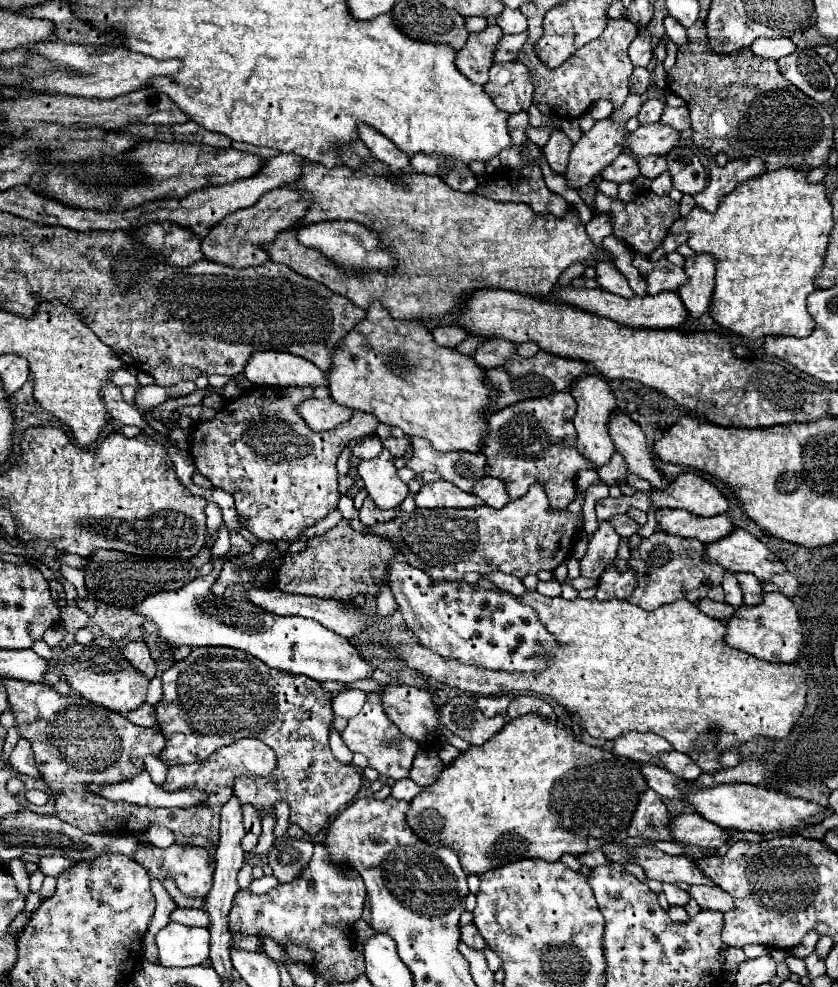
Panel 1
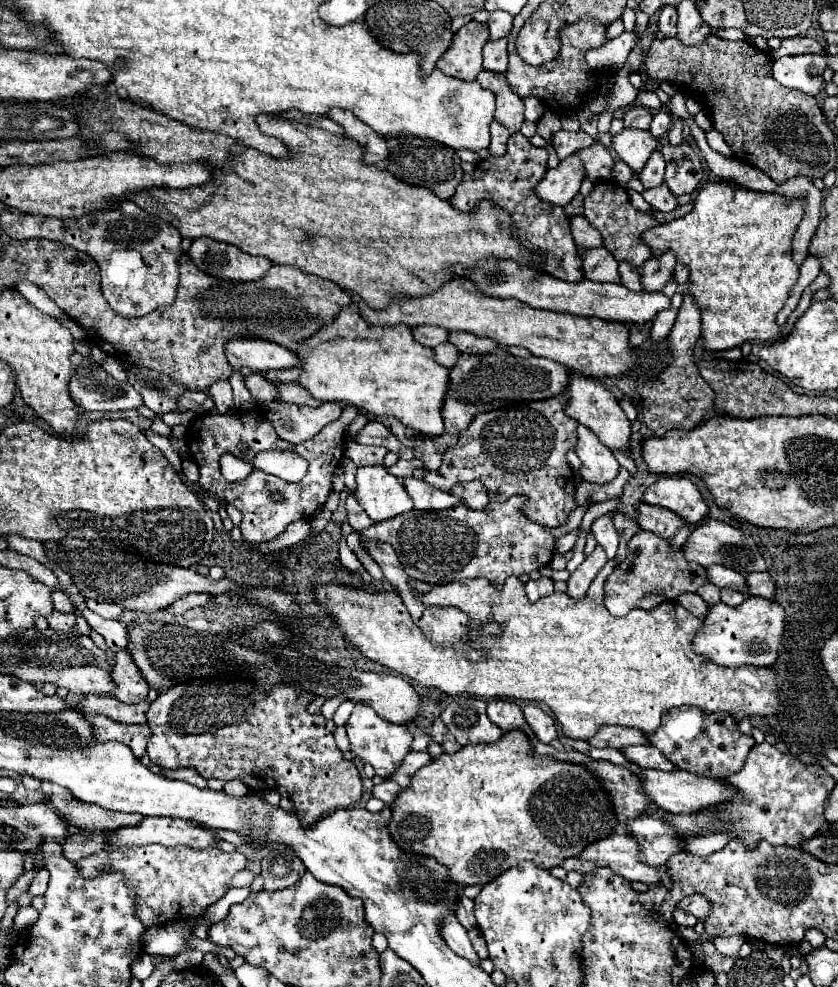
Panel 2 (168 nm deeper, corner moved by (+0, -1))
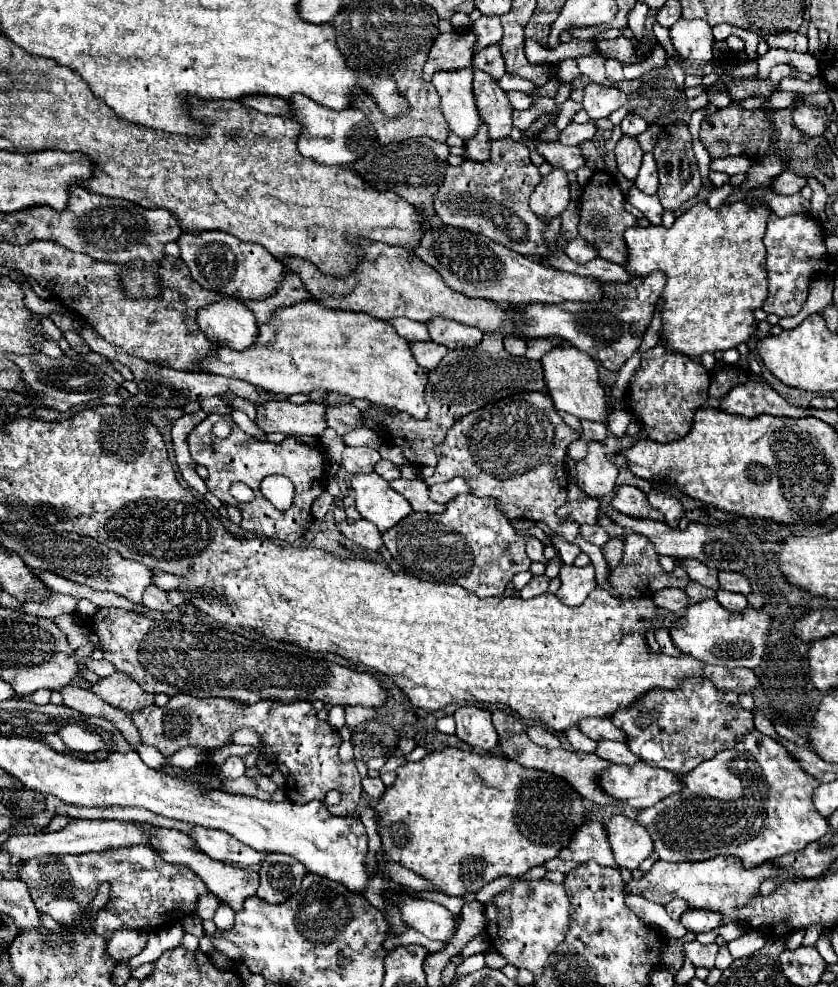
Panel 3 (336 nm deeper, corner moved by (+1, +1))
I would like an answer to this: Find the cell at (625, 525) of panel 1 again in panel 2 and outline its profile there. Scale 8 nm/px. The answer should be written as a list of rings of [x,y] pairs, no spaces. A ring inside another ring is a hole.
[[[602,515],[600,519],[596,519],[590,527],[590,531],[594,533],[598,545],[602,545],[606,549],[606,555],[608,559],[614,559],[616,555],[616,549],[618,549],[618,541],[620,541],[620,535],[614,527],[614,521],[612,521],[612,515]]]

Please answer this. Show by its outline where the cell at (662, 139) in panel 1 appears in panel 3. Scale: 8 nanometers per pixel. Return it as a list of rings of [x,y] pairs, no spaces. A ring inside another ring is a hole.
[[[623,135],[615,147],[615,159],[617,159],[617,167],[625,179],[633,181],[637,177],[641,157],[643,157],[643,151],[641,151],[641,147],[637,147],[635,137]]]

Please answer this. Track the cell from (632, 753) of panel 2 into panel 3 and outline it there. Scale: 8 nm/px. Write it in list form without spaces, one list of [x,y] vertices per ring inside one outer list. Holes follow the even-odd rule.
[[[599,741],[593,753],[597,753],[597,757],[607,759],[611,763],[623,763],[623,765],[637,763],[637,759],[629,751],[629,747],[625,743],[617,743],[617,741]]]

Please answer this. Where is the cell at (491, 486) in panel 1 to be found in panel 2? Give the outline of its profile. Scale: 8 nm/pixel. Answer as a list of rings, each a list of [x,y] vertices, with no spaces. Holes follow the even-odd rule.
[[[470,481],[470,483],[456,485],[456,489],[452,489],[450,493],[456,497],[462,497],[462,501],[474,509],[484,509],[490,503],[488,491],[482,485],[482,481]]]

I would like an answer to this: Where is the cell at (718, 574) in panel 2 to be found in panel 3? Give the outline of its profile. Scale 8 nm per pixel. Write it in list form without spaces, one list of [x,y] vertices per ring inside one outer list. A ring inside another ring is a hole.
[[[677,559],[677,565],[681,565],[687,571],[687,575],[689,575],[691,581],[697,581],[697,583],[701,583],[705,587],[715,589],[715,591],[719,589],[717,571],[705,567],[701,561],[697,561],[697,559]]]

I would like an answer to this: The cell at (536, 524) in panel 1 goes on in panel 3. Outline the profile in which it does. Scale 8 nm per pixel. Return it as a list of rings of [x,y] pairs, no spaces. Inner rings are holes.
[[[469,493],[457,495],[455,499],[451,499],[445,505],[445,513],[441,515],[411,513],[383,535],[385,547],[389,549],[393,559],[403,567],[405,573],[419,577],[423,581],[441,581],[441,583],[461,585],[463,589],[475,593],[477,597],[501,597],[515,573],[529,571],[531,561],[525,553],[527,539],[529,537],[517,535],[517,531],[511,527],[505,513],[497,509],[497,503],[493,503],[493,499],[485,499],[485,497],[477,497]]]

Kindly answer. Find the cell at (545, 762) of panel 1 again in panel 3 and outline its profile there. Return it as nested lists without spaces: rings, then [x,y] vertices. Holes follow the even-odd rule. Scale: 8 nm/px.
[[[455,747],[399,767],[395,783],[385,789],[373,811],[387,859],[429,879],[445,895],[477,893],[501,875],[521,877],[531,867],[557,857],[573,831],[587,821],[585,801],[561,777],[525,769],[501,753],[473,753]]]

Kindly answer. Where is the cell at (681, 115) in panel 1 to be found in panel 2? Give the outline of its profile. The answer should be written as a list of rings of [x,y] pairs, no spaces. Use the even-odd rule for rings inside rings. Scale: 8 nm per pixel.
[[[658,111],[650,125],[650,133],[654,133],[654,137],[662,139],[662,135],[666,135],[670,131],[670,127],[672,127],[672,115],[668,111]]]

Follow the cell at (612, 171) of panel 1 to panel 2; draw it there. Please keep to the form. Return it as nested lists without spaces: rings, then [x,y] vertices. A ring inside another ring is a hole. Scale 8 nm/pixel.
[[[594,143],[592,147],[582,149],[580,153],[582,153],[582,161],[586,165],[586,177],[590,181],[598,183],[598,181],[608,181],[610,179],[614,159],[602,143]]]

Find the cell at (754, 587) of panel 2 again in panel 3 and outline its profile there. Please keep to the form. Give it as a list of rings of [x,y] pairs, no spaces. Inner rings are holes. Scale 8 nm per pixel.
[[[721,571],[721,573],[719,573],[719,585],[721,585],[721,589],[735,591],[735,593],[743,593],[743,595],[749,595],[749,591],[751,591],[749,581],[747,581],[741,573]]]

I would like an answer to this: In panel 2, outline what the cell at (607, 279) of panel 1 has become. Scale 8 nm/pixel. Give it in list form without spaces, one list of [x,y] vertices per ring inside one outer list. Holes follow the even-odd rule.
[[[606,247],[598,249],[586,249],[582,255],[582,271],[586,273],[586,279],[590,281],[608,281],[608,283],[622,283],[618,273],[618,261],[612,257],[612,253]]]

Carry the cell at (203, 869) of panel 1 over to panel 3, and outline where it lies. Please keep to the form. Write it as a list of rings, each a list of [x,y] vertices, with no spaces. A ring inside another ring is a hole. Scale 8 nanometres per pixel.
[[[131,845],[131,847],[119,847],[119,849],[99,851],[99,853],[85,853],[85,855],[33,857],[33,859],[21,863],[17,875],[23,883],[27,883],[31,899],[33,899],[39,913],[51,915],[63,927],[79,927],[79,929],[85,927],[85,929],[95,931],[97,935],[105,935],[105,939],[109,939],[119,929],[149,931],[149,929],[163,927],[165,921],[175,921],[181,915],[191,915],[191,913],[195,913],[197,897],[207,893],[205,883],[201,883],[201,879],[197,879],[197,875],[193,875],[193,871],[189,871],[187,867],[173,867],[171,863],[161,863],[161,859],[157,859],[157,853],[147,845]],[[105,881],[111,885],[107,907],[97,911],[95,921],[83,919],[87,905],[93,901],[99,885]]]

